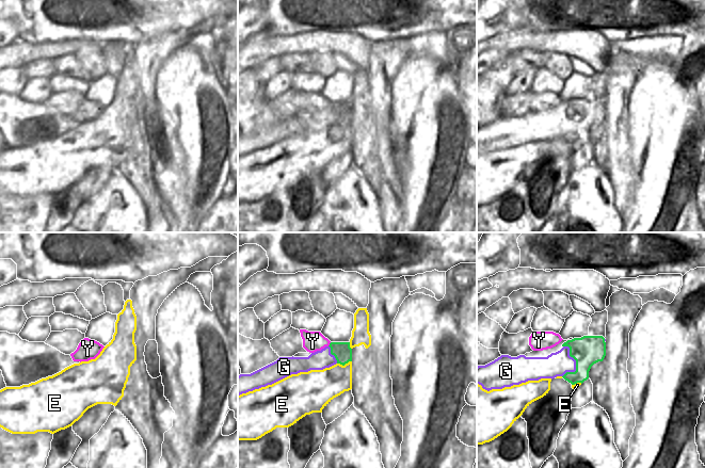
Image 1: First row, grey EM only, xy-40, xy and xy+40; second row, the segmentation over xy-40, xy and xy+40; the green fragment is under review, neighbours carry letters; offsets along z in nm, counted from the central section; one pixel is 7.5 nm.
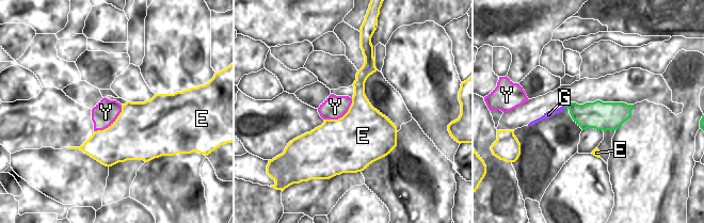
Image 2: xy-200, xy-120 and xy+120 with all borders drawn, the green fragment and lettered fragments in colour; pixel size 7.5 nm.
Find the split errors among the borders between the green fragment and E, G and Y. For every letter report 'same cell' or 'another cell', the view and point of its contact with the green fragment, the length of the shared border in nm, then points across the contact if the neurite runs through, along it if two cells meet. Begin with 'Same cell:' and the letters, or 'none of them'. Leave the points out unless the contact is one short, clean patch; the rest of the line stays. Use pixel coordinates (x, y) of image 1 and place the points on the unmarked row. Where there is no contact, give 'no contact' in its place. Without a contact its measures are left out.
Same cell: G
E: another cell; meets green in xy at (343, 126); contact 110 nm long; border along xy (351, 122), (343, 126), (337, 125)
G: same cell; meets green in xy+40 at (576, 126); contact 240 nm long
Y: another cell; meets green in xy at (330, 106); contact 40 nm long; border along xy (331, 103), (327, 107)

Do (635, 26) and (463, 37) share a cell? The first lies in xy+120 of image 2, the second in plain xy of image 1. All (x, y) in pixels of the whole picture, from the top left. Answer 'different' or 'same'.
different

